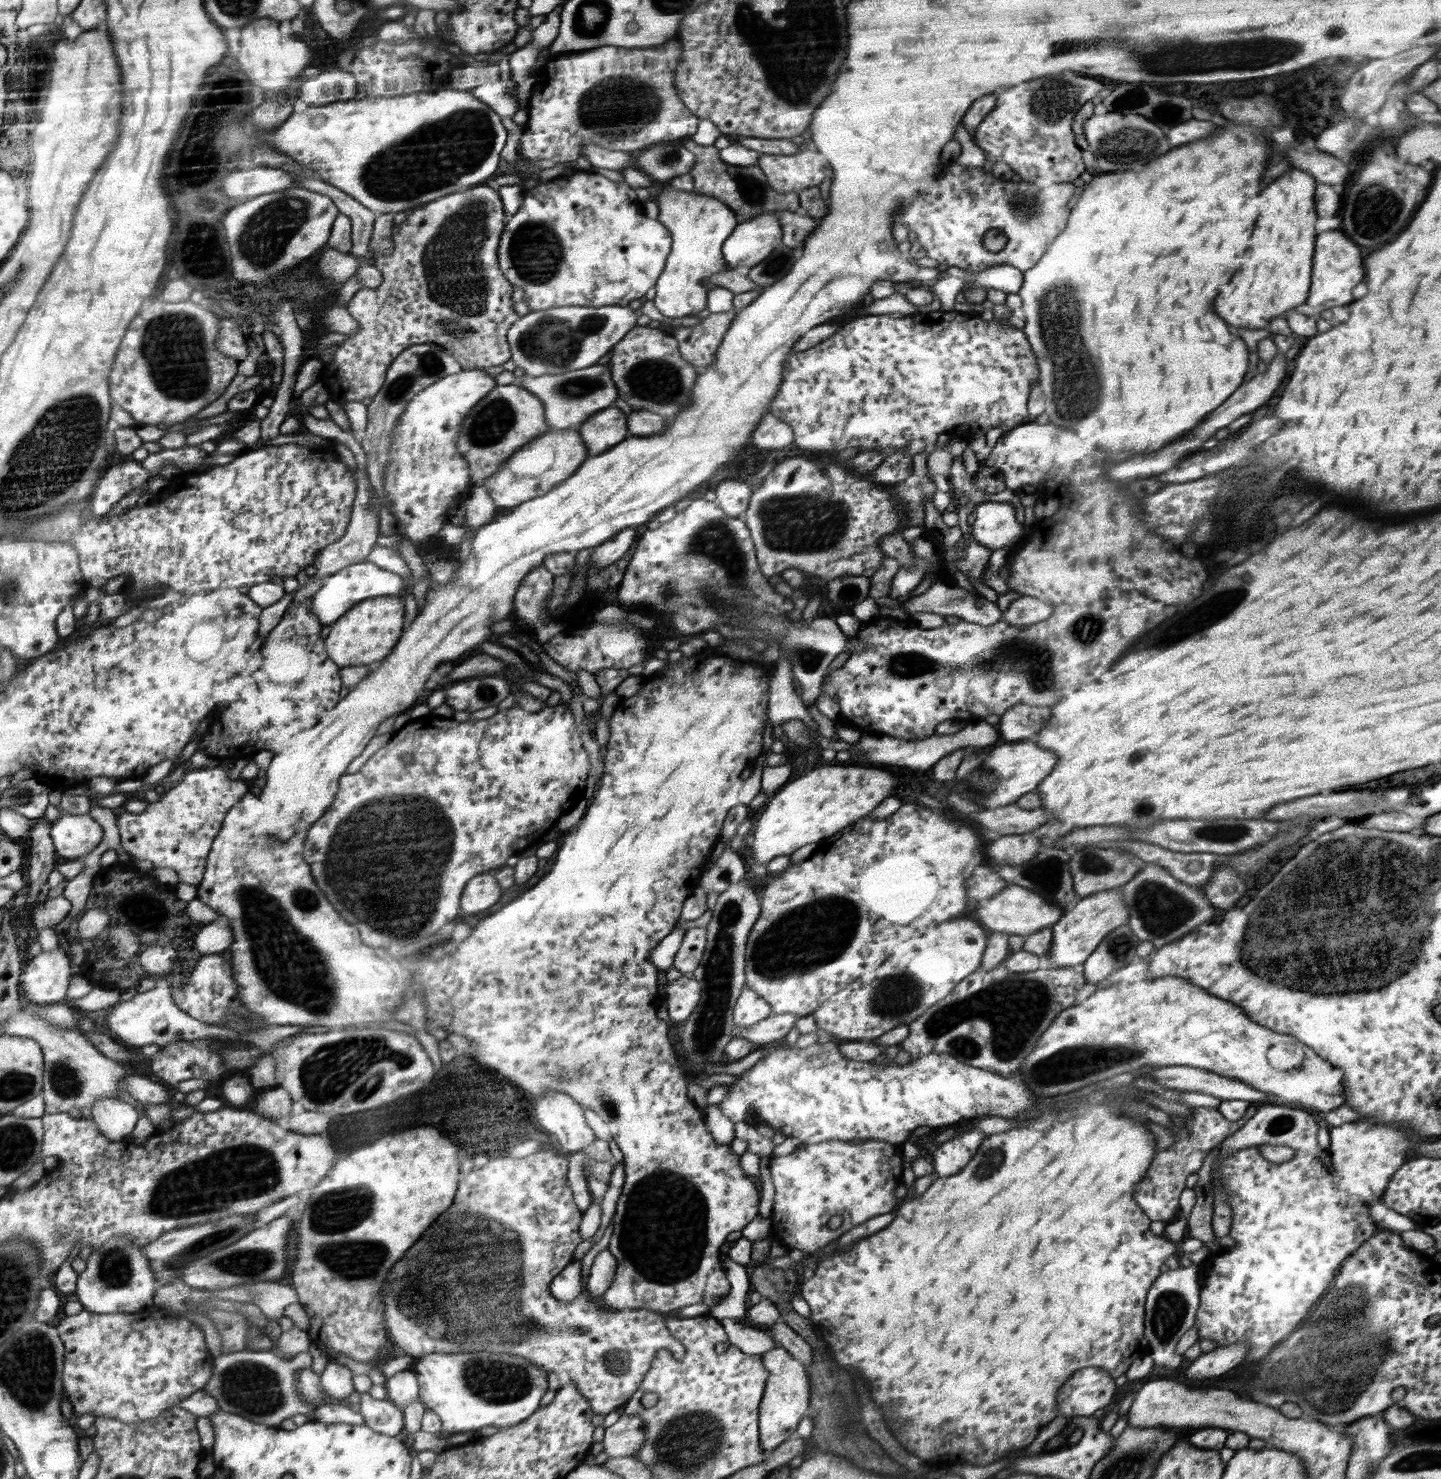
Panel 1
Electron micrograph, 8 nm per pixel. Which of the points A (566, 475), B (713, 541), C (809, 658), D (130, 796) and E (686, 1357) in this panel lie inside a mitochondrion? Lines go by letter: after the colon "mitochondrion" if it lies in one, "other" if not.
A: other
B: mitochondrion
C: mitochondrion
D: other
E: other

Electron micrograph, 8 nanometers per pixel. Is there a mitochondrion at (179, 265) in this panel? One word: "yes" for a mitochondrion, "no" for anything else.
no

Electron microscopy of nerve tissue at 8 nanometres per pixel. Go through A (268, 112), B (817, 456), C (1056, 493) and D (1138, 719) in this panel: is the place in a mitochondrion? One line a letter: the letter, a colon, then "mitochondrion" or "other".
A: other
B: other
C: other
D: other

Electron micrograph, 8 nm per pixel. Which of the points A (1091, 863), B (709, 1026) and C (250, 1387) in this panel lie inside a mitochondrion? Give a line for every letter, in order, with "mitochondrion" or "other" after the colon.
A: mitochondrion
B: mitochondrion
C: mitochondrion

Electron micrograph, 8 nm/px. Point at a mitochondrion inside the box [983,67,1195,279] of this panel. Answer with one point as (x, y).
(1051, 101)

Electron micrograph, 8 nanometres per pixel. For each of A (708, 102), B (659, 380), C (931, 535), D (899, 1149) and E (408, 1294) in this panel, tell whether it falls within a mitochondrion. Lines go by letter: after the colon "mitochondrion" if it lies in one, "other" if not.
A: other
B: mitochondrion
C: other
D: other
E: mitochondrion

